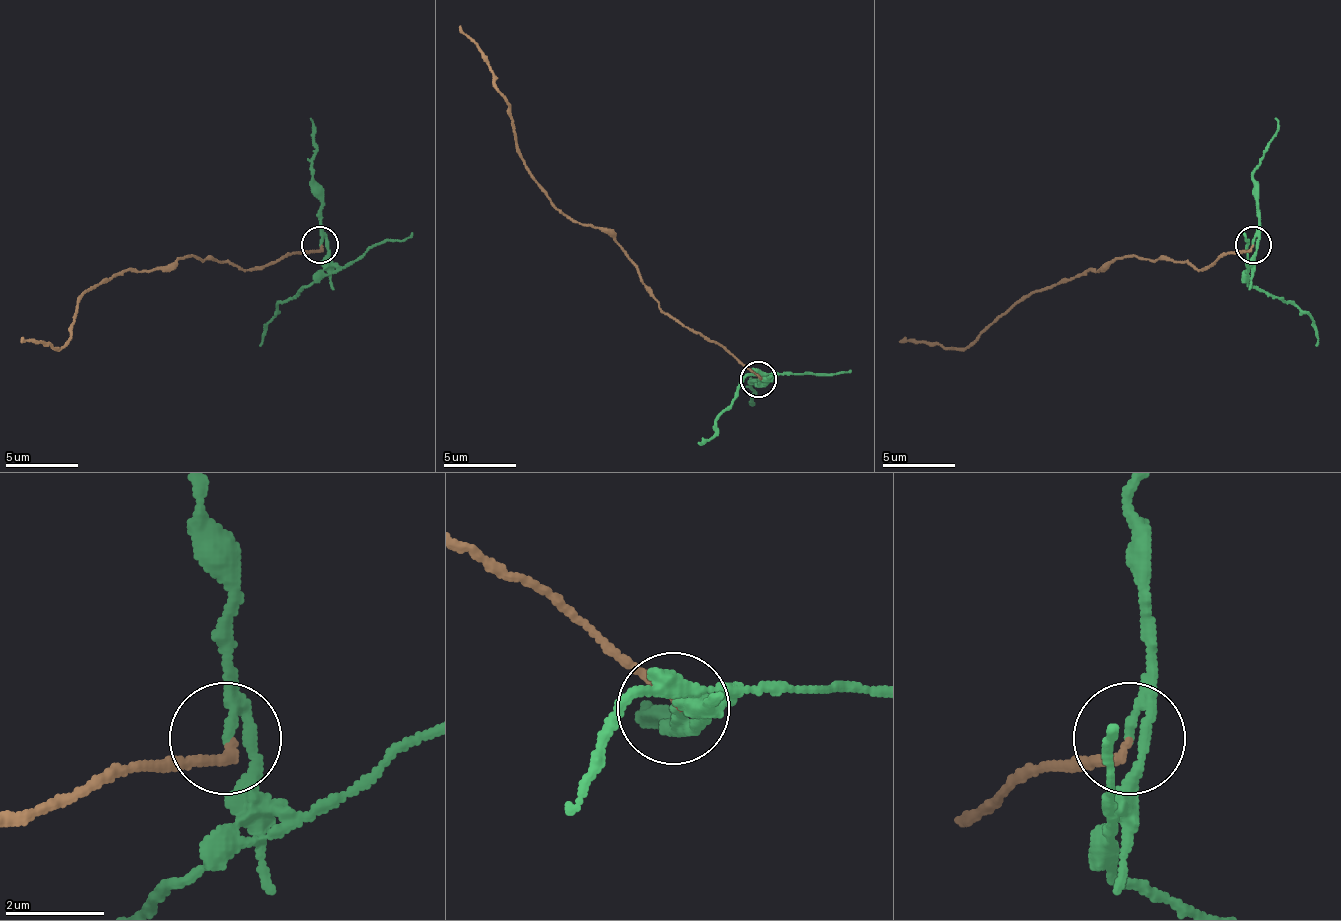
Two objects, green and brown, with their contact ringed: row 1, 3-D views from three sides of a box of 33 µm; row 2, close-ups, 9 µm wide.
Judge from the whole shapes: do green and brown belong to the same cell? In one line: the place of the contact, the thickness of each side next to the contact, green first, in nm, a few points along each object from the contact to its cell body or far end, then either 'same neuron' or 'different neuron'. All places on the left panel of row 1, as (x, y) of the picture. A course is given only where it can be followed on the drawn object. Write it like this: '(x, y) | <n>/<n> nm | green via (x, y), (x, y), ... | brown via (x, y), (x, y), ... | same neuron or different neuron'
(320, 244) | 180/180 nm | green via (319, 244), (326, 265), (311, 283), (279, 305), (264, 330), (261, 345) | brown via (322, 244), (250, 269), (178, 258), (156, 269), (123, 269), (76, 301), (73, 334), (58, 348), (22, 341) | different neuron

